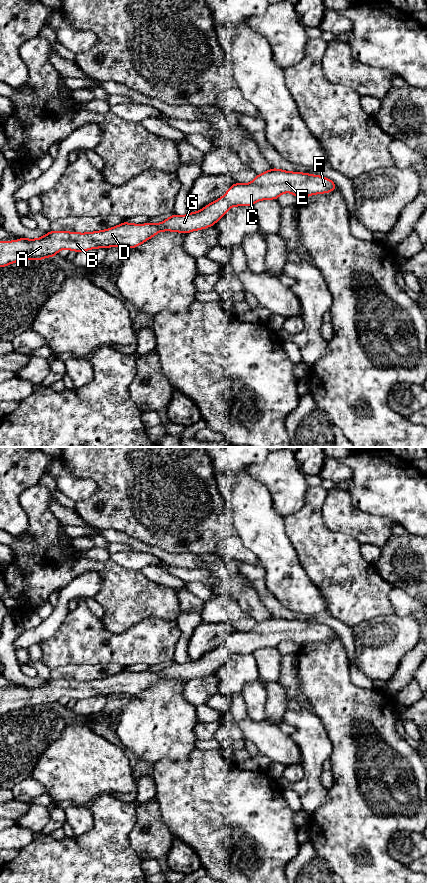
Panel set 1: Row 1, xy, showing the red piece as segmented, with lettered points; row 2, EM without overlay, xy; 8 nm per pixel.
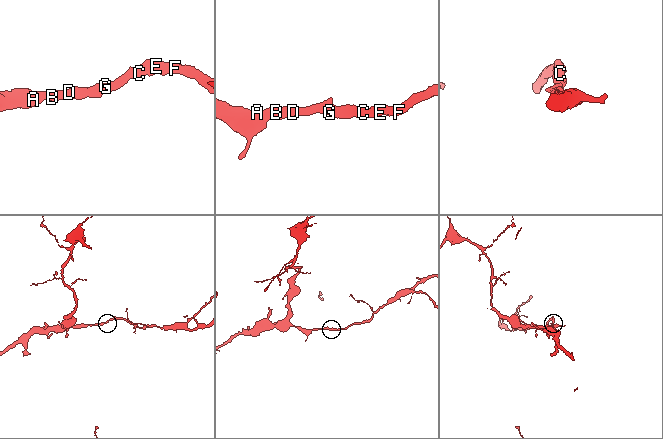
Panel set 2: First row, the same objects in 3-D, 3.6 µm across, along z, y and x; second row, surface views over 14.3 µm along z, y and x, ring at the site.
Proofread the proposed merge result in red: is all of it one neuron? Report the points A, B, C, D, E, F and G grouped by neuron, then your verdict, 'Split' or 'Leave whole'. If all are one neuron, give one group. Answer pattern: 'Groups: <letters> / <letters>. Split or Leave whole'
Groups: A B C D E F G. Leave whole

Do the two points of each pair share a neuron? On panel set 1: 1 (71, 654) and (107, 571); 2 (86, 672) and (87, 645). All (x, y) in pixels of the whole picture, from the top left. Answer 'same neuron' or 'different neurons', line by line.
1: different neurons
2: different neurons

